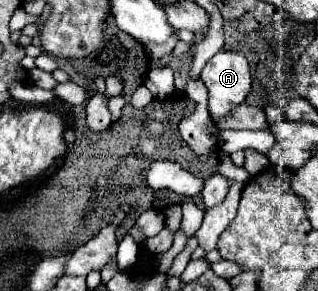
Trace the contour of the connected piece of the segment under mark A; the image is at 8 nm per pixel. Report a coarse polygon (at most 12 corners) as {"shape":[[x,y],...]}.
{"shape":[[219,51],[203,67],[213,121],[243,103],[249,63]]}

